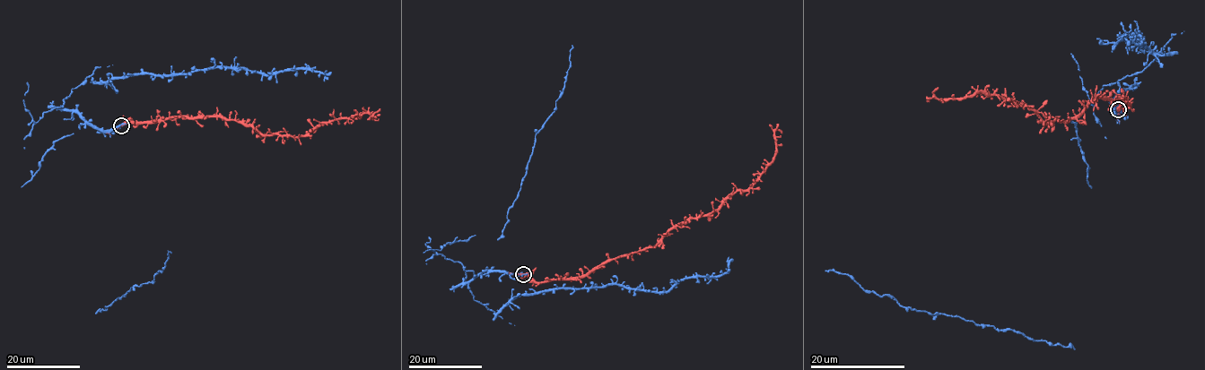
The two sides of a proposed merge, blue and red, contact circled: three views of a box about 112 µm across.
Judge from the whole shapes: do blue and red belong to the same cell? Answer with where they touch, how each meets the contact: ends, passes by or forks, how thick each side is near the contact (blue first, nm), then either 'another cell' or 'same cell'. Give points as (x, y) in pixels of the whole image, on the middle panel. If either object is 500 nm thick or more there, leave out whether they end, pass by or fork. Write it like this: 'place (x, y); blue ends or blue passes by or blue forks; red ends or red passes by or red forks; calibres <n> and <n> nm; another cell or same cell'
place (523, 274); blue passes by; red passes by; calibres 440 and 90 nm; same cell

